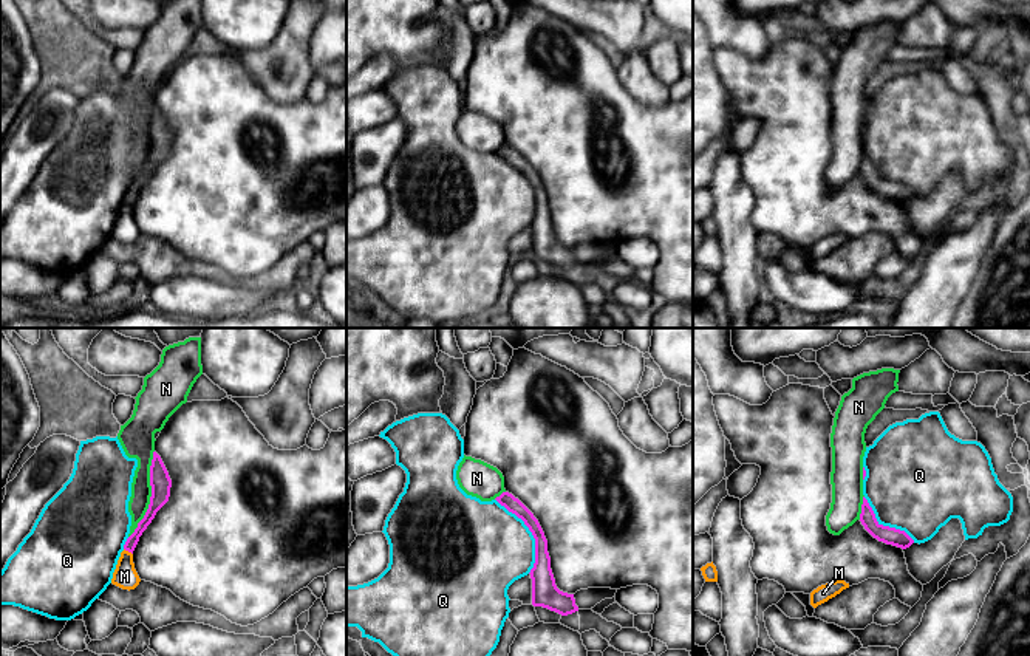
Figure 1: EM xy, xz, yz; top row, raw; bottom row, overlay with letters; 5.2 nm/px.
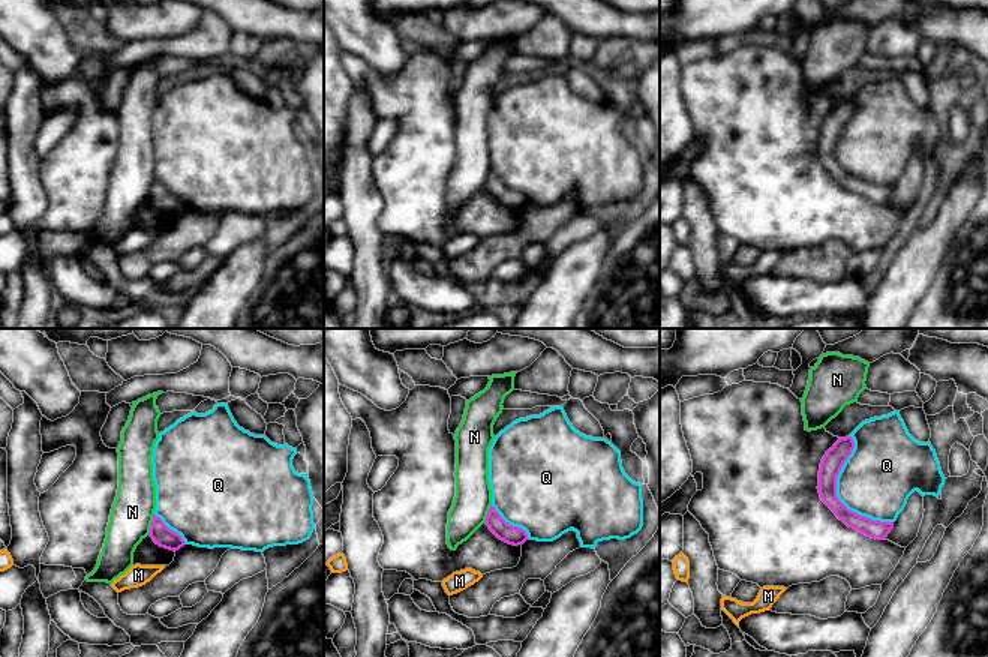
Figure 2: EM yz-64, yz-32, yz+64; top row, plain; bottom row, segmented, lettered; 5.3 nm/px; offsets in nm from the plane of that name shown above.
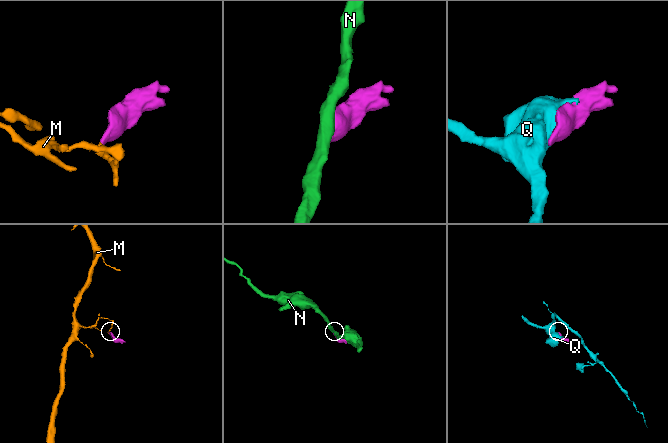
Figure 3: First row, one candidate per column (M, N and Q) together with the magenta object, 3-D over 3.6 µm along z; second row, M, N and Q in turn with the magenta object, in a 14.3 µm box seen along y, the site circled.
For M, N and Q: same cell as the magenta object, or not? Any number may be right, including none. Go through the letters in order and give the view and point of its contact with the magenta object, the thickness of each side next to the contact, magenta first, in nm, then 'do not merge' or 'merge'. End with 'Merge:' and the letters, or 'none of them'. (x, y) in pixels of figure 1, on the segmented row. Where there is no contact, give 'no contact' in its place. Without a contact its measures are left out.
M: meets magenta in xy at (129, 551); 60 nm thick on the magenta side, 120 nm on the other; do not merge
N: meets magenta in xy at (152, 494); 110 nm thick on the magenta side, 130 nm on the other; do not merge
Q: meets magenta in xz at (532, 534); 120 nm thick on the magenta side, 440 nm on the other; do not merge
Merge: none of them

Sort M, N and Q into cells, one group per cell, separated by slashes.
M / N / Q

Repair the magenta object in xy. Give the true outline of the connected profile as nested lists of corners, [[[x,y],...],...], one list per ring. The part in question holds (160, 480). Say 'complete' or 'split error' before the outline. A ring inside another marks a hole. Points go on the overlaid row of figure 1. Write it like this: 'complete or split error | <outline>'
complete | [[[153,452],[153,460],[150,466],[150,486],[152,486],[152,497],[148,509],[144,518],[138,523],[135,532],[127,538],[124,545],[124,549],[131,554],[142,532],[147,529],[147,526],[155,518],[156,512],[169,501],[170,497],[172,480],[161,456],[156,452]]]

